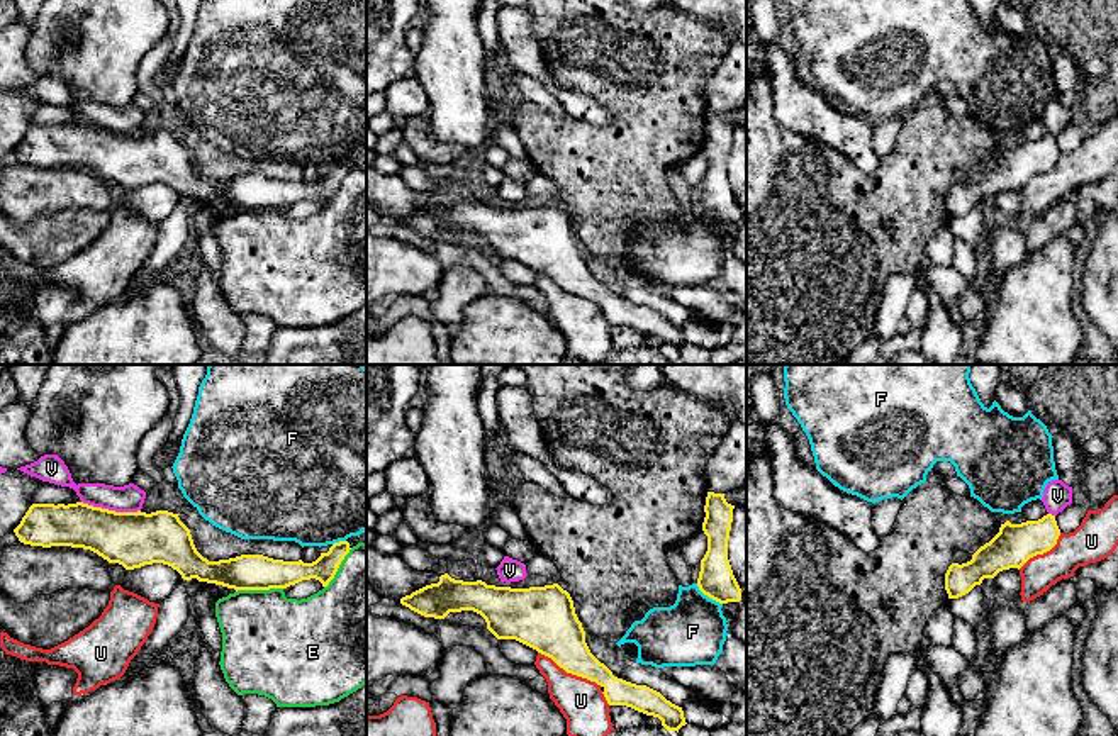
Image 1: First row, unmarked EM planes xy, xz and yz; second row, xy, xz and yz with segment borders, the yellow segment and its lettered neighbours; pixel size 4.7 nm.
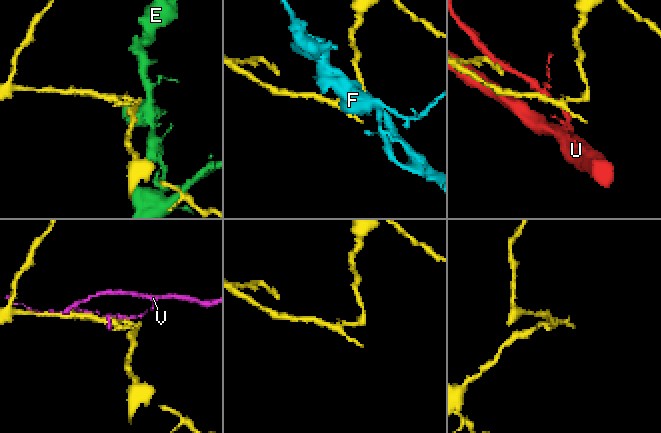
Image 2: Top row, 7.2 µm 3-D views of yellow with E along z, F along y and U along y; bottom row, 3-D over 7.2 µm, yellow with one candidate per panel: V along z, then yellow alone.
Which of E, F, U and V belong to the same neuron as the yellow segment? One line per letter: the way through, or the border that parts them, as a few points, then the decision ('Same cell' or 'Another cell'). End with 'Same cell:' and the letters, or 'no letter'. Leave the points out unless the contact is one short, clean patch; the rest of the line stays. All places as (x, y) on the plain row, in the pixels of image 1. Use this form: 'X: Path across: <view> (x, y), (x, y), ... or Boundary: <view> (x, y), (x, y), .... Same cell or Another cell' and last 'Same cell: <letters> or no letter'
E: Another cell
F: Boundary: xz (696, 204), (704, 214), (721, 224). Another cell
U: Another cell
V: Another cell
Same cell: no letter

